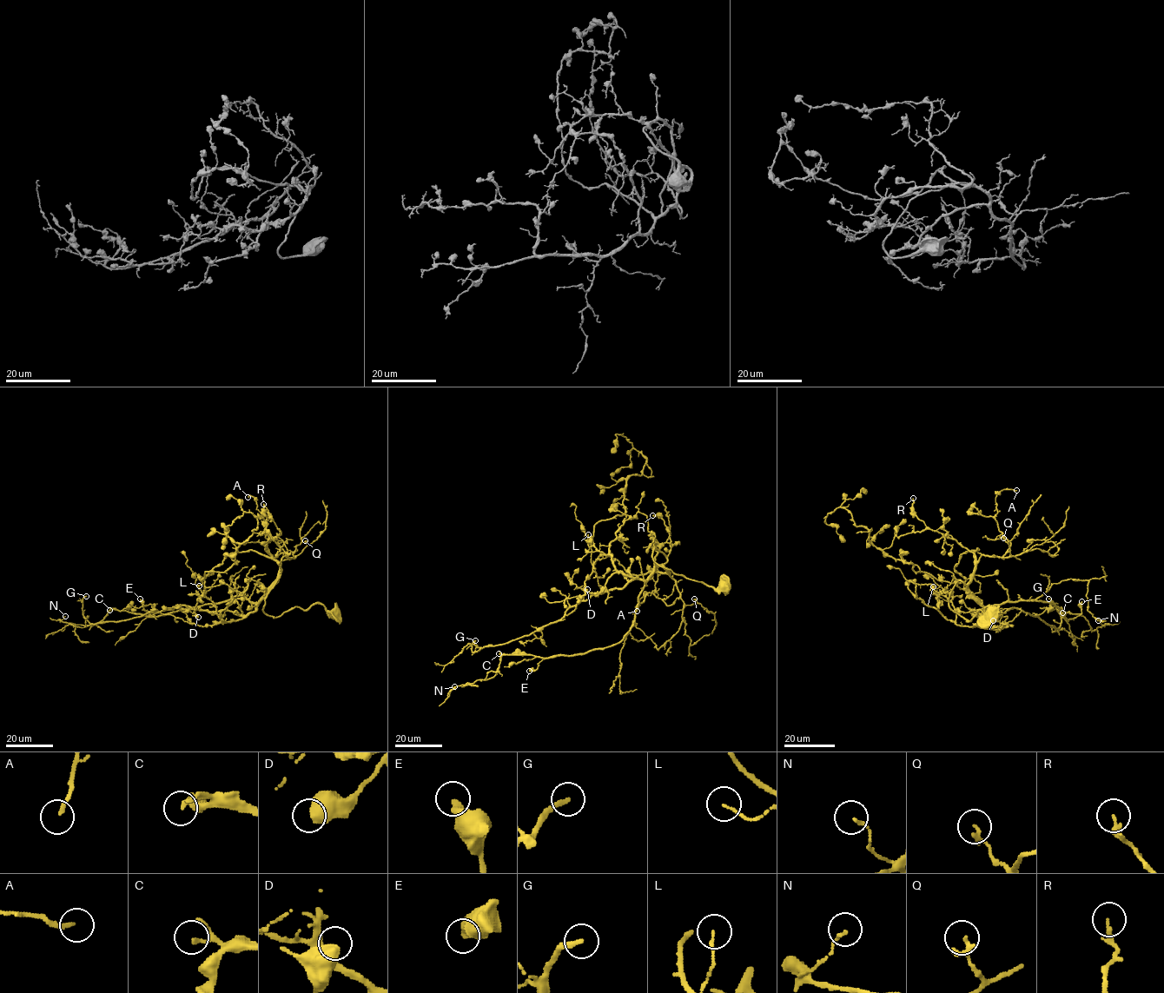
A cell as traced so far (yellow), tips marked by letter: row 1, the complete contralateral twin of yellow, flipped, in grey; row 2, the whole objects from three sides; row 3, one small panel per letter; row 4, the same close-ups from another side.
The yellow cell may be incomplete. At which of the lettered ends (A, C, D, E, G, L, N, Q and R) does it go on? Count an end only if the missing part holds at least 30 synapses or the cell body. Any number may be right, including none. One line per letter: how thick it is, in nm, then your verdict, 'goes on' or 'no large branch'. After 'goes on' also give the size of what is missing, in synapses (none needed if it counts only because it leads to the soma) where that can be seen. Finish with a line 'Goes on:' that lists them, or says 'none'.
A: 160 nm thick; no large branch
C: 170 nm thick; goes on; about 45 synapses
D: 600 nm thick; no large branch
E: 440 nm thick; no large branch
G: 240 nm thick; goes on; about 45 synapses
L: 110 nm thick; no large branch
N: 100 nm thick; no large branch
Q: 220 nm thick; no large branch
R: 200 nm thick; no large branch
Goes on: C, G

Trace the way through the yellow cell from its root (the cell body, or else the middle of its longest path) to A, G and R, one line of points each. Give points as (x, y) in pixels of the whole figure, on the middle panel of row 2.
A: (725, 585), (658, 566), (654, 548), (666, 557), (679, 596), (667, 605), (645, 592), (637, 611)
G: (725, 585), (658, 566), (654, 548), (667, 560), (645, 580), (592, 593), (506, 643), (472, 652), (475, 640)
R: (725, 585), (658, 566), (654, 548), (667, 559), (669, 572), (661, 572), (654, 557), (670, 529), (652, 515)

